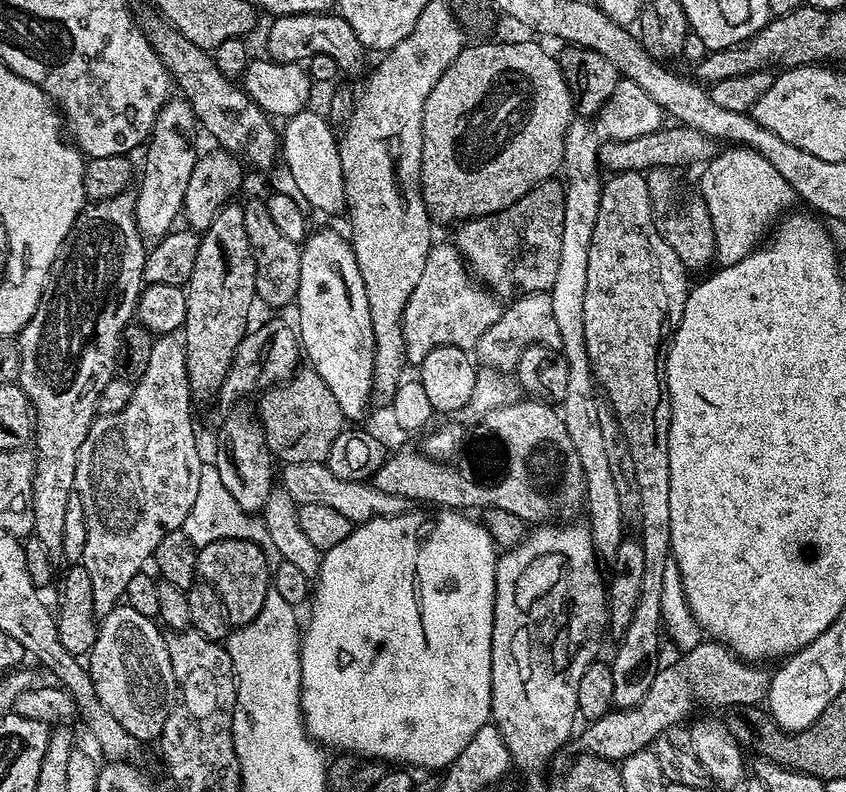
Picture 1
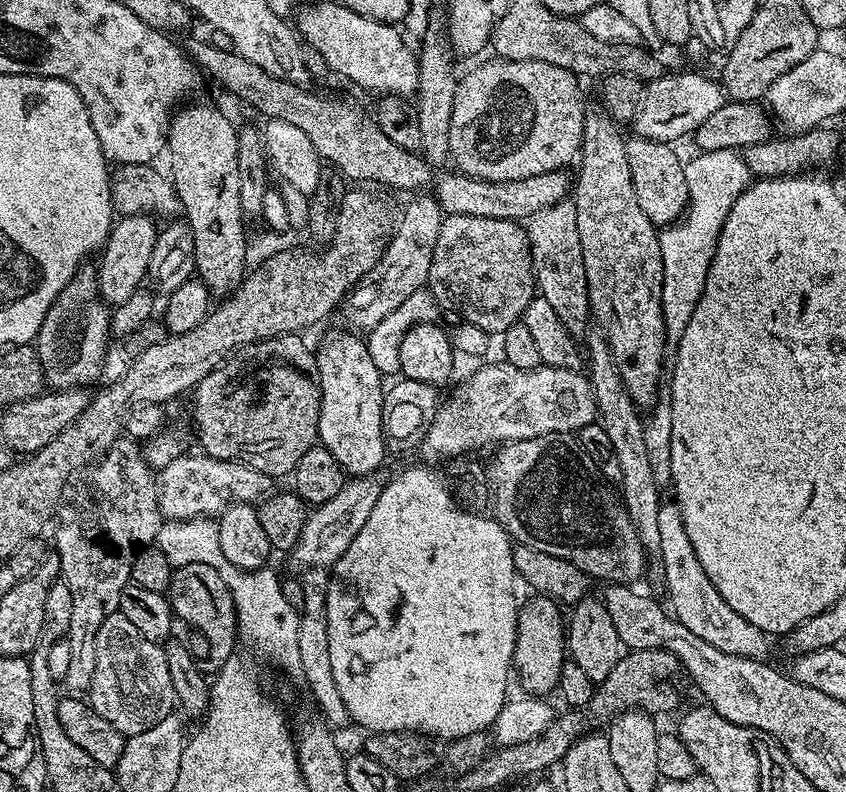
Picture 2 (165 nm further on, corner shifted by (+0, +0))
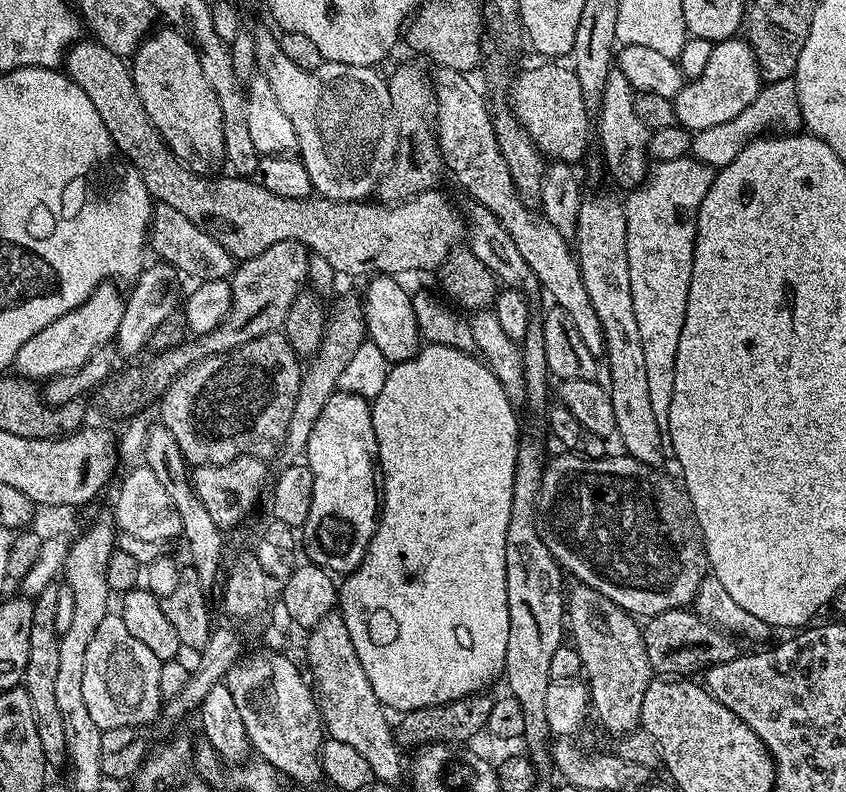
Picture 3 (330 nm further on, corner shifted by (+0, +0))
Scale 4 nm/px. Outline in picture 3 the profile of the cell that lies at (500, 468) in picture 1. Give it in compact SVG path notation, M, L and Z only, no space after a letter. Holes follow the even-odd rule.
M567 450L561 451L561 453L561 456L556 456L553 460L549 459L544 465L544 473L540 479L538 527L542 542L546 542L546 550L550 550L550 554L562 566L563 571L567 575L569 572L570 575L576 576L572 578L598 590L603 596L610 598L610 602L617 604L623 612L631 612L637 618L657 616L666 610L674 610L675 608L688 608L695 601L698 586L709 571L709 566L703 547L694 539L694 532L690 527L690 505L681 485L677 481L675 484L670 477L663 476L659 467L638 462L627 454L619 454L620 456L608 454L602 460L587 460L585 456L578 456Z

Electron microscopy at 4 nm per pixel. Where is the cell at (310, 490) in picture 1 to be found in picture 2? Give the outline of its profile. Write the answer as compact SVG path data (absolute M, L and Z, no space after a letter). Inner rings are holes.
M203 454L192 455L174 458L165 468L159 469L156 476L156 497L160 515L165 521L196 517L216 518L233 502L252 502L273 491L273 477L260 474L256 481L252 481L254 469L248 464L241 464L238 460L219 460Z

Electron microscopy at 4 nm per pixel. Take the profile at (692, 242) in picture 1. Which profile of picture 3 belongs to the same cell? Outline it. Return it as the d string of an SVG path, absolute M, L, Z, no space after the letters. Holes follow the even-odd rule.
M618 68L610 71L603 92L603 100L597 111L598 136L606 168L613 180L624 190L635 188L647 177L650 157L648 142L651 131L644 122L639 121L634 109L635 88L630 86L624 72ZM646 164L648 165L646 166Z

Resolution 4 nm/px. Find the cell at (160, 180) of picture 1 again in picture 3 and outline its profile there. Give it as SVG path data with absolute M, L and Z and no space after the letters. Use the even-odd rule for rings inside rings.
M105 282L99 284L74 311L62 314L50 326L38 330L34 338L22 342L14 361L14 372L18 377L23 377L31 382L48 382L57 376L64 376L67 372L78 370L90 354L99 348L111 345L116 339L118 322L122 322L125 297L115 283Z

